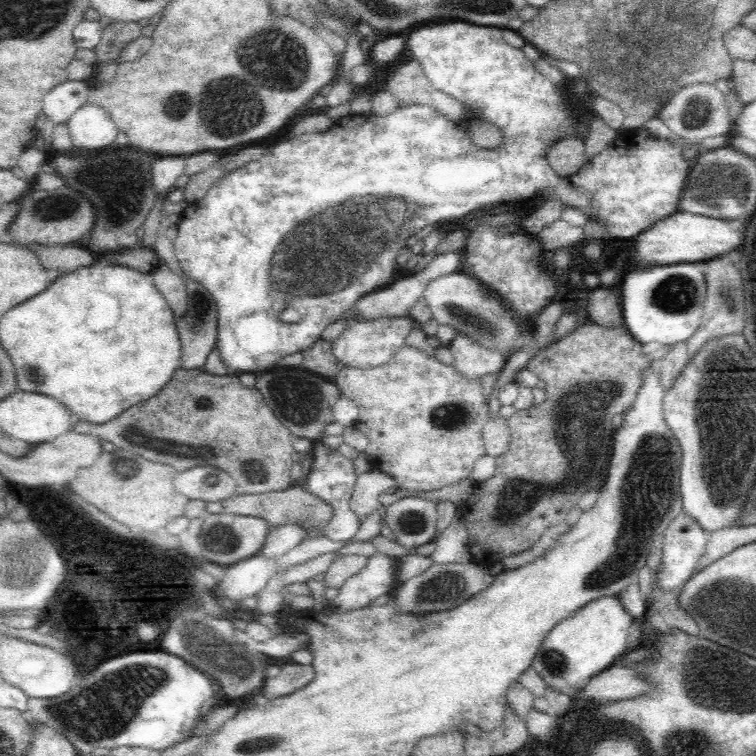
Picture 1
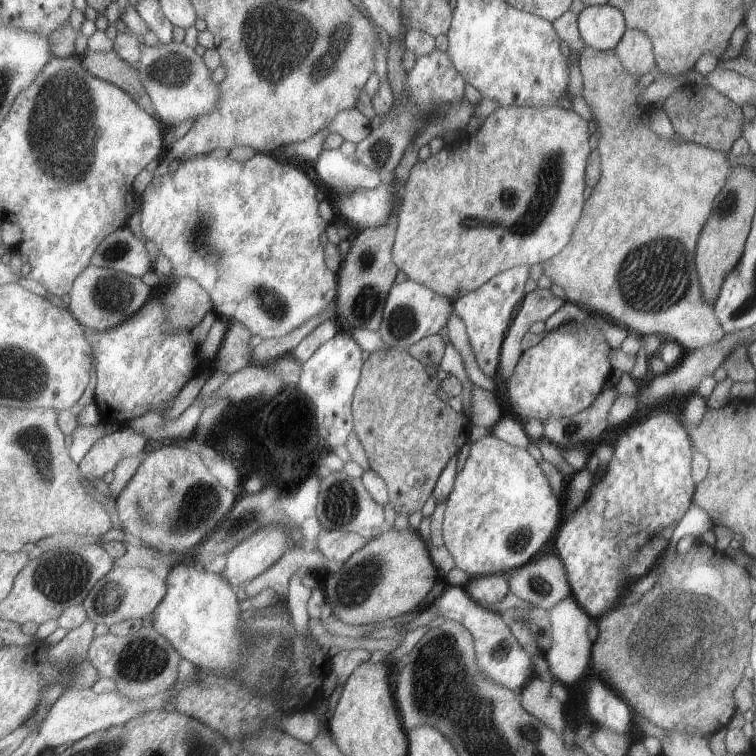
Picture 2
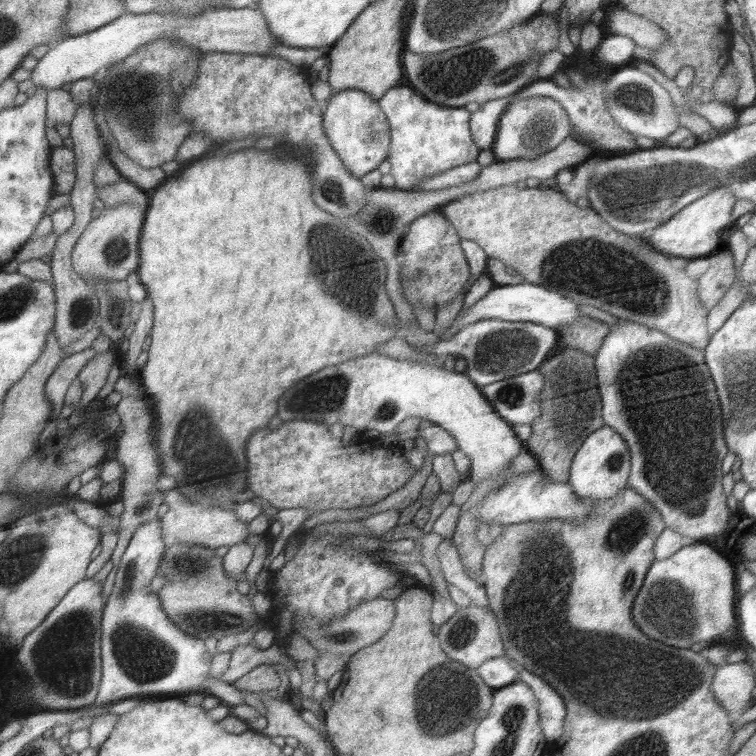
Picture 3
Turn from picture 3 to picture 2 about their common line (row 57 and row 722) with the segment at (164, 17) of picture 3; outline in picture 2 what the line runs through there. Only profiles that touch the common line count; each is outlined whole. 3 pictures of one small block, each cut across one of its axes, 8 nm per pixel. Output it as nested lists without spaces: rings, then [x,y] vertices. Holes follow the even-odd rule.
[[[68,687],[50,706],[46,718],[42,720],[36,737],[37,747],[54,749],[62,744],[71,745],[88,734],[99,733],[100,730],[106,730],[110,726],[122,726],[132,720],[134,716],[144,714],[148,710],[171,709],[168,707],[170,698],[172,698],[172,694],[168,691],[158,692],[144,700],[130,700],[130,698],[124,698],[122,694],[118,694],[118,691],[96,694],[92,689],[82,690],[82,688]]]

